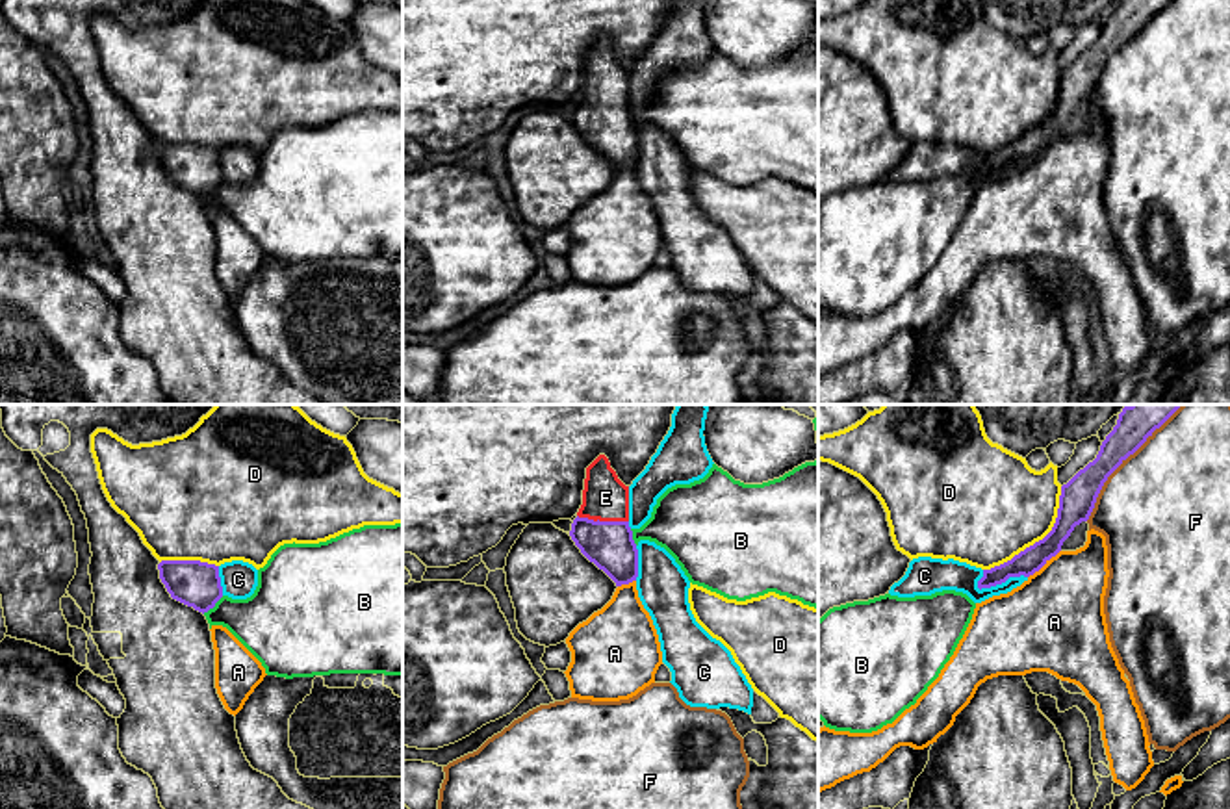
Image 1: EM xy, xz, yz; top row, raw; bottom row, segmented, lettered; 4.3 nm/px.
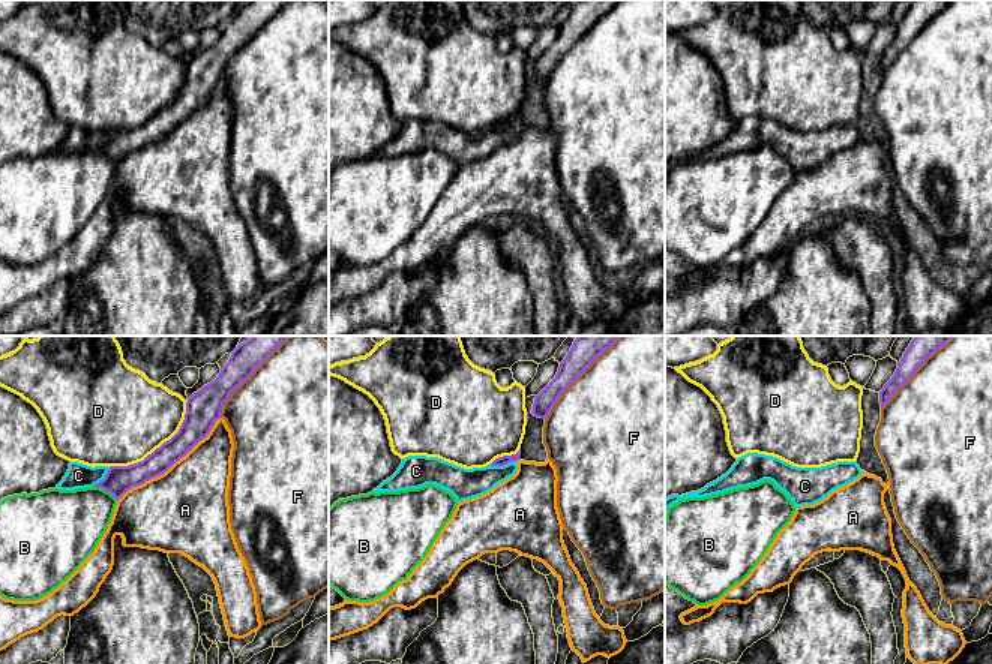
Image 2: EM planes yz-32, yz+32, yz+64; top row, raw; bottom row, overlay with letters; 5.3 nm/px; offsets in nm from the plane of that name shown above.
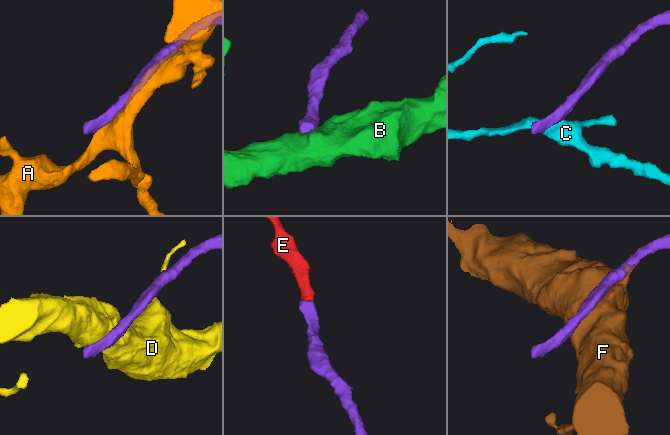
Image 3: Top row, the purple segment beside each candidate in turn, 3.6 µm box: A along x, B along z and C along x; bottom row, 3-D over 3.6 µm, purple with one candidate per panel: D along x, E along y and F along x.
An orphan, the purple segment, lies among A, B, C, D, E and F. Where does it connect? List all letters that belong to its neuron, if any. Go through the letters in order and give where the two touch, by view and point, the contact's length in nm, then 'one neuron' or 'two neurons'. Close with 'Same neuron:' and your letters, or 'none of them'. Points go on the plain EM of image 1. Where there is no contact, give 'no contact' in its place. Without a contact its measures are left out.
A: yz (1043, 149) | 190 nm | two neurons
B: xy (212, 192) | 120 nm | two neurons
C: yz (1000, 167) | 220 nm | two neurons
D: yz (1039, 125) | 500 nm | two neurons
E: xz (603, 106) | 220 nm | one neuron
F: yz (1117, 51) | 600 nm | two neurons
Same neuron: E

